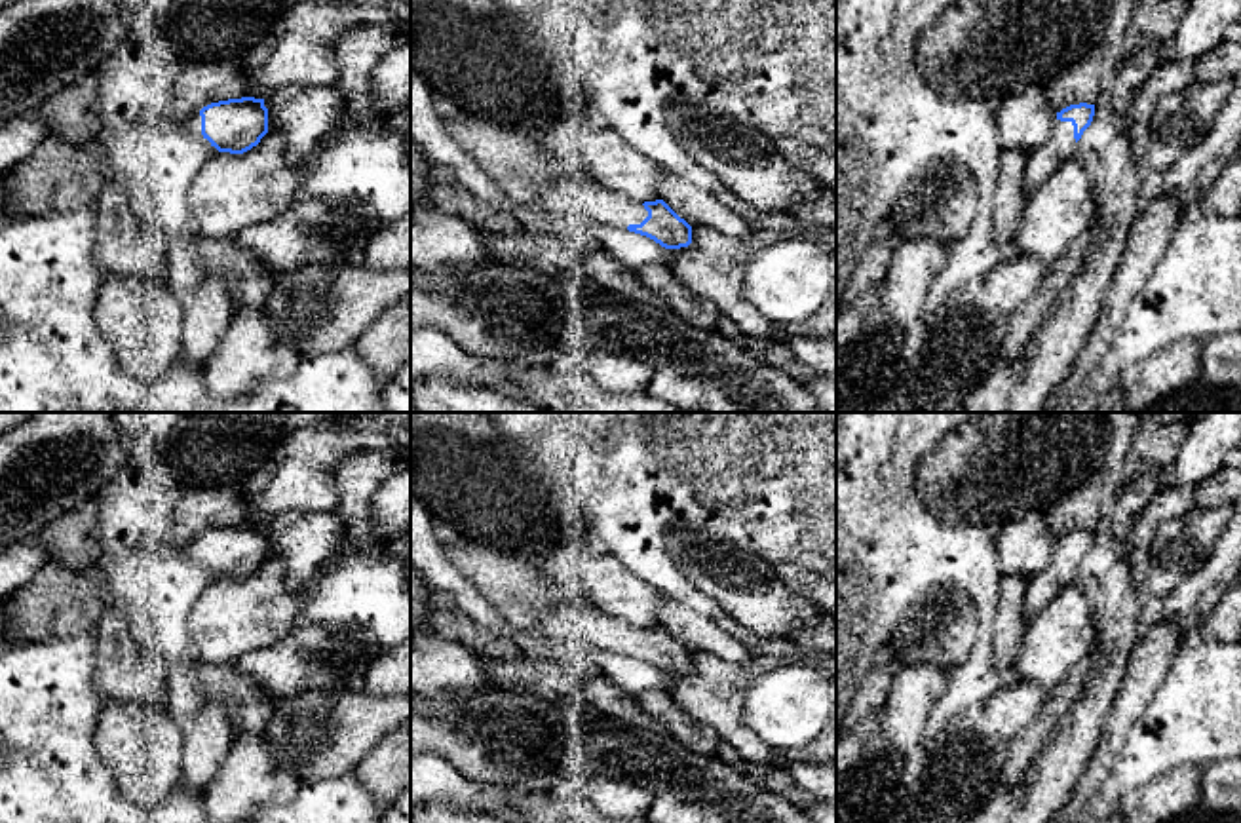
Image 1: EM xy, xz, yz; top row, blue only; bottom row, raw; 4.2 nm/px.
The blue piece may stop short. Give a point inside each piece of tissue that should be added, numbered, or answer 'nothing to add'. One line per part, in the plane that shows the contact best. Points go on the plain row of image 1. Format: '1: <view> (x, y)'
1: xy (192, 550)

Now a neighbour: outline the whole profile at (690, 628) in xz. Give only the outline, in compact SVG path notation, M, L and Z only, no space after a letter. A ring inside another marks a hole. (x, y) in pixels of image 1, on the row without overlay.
M669 597L659 604L659 625L663 625L690 652L703 650L732 663L745 663L756 656L747 644L734 639L715 622Z

